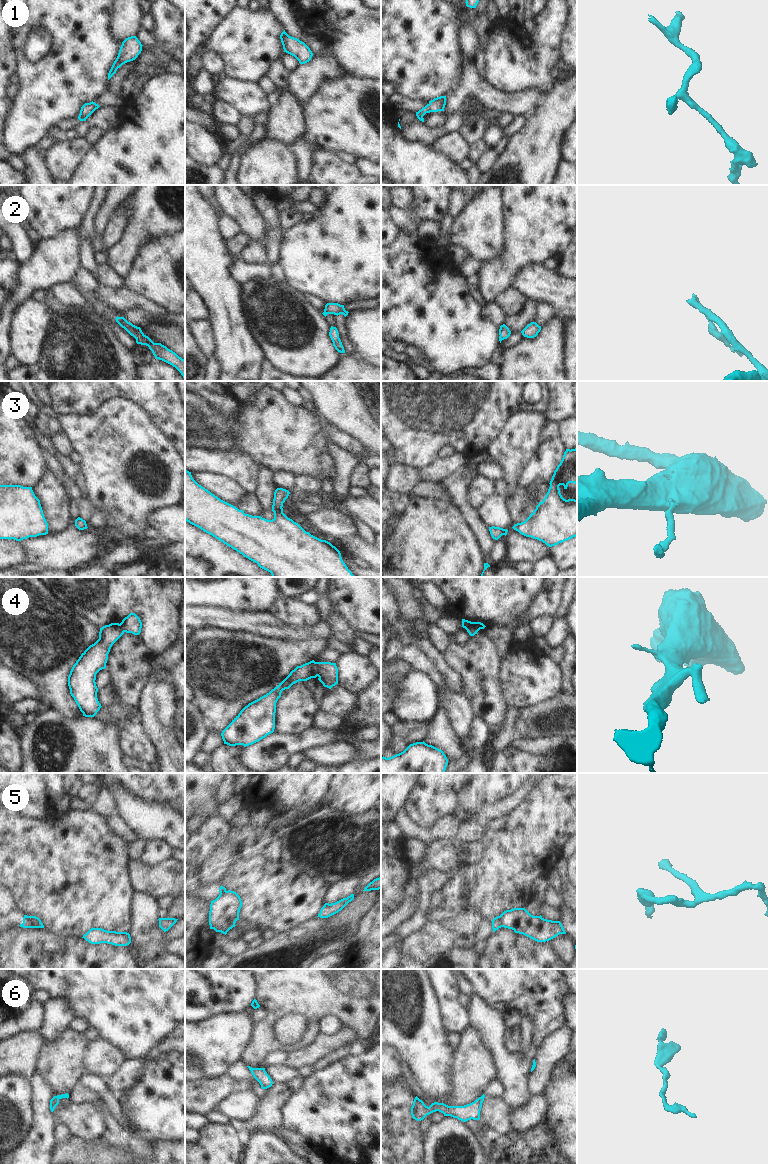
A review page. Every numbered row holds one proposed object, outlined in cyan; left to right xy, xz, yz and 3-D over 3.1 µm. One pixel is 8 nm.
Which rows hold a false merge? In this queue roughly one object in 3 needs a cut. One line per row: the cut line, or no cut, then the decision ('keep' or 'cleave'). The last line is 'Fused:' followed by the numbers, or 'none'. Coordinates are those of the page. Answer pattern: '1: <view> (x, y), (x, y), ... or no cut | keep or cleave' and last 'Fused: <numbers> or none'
1: no cut | keep
2: no cut | keep
3: no cut | keep
4: xz (316, 662), (318, 665), (317, 675) | cleave
5: xy (27, 916), (33, 927) | cleave
6: no cut | keep
Fused: 4, 5

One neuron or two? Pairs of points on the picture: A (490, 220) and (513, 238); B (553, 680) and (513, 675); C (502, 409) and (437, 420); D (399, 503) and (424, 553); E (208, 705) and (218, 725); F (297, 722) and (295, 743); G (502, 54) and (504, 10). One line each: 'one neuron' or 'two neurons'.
A: two neurons
B: one neuron
C: one neuron
D: two neurons
E: one neuron
F: two neurons
G: two neurons

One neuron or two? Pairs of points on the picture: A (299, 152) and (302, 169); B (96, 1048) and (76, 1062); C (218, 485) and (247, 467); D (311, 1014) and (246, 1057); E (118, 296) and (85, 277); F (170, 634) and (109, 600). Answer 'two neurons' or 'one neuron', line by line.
A: one neuron
B: two neurons
C: two neurons
D: one neuron
E: two neurons
F: one neuron

